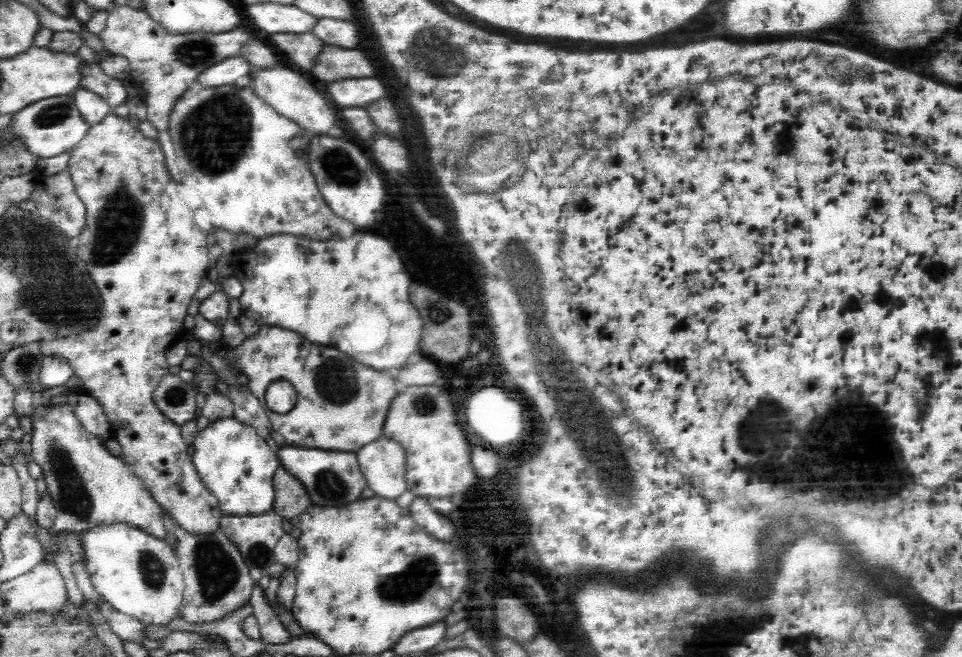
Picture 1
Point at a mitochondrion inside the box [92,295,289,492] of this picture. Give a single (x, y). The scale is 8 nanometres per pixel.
(176, 396)

